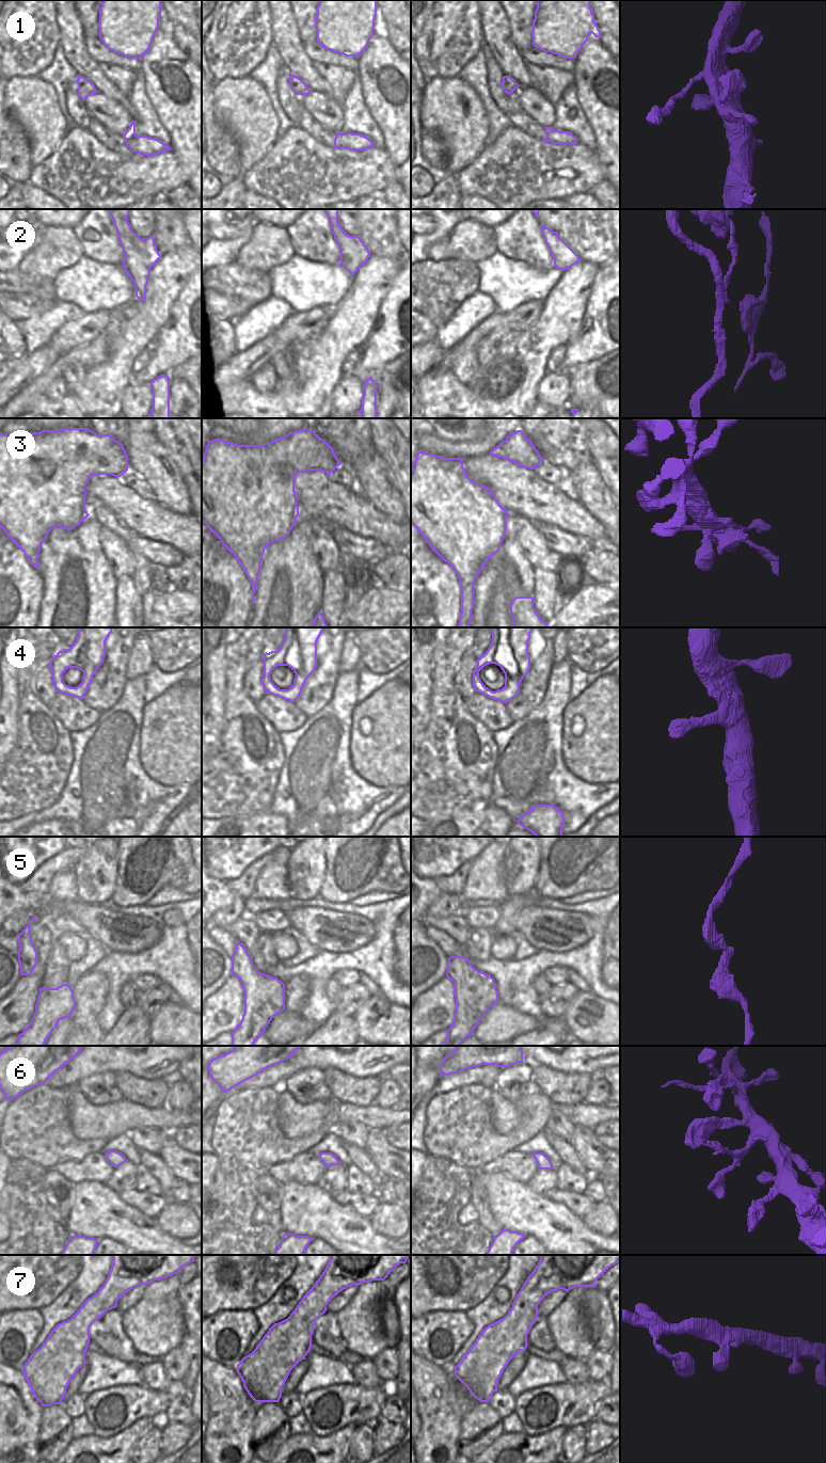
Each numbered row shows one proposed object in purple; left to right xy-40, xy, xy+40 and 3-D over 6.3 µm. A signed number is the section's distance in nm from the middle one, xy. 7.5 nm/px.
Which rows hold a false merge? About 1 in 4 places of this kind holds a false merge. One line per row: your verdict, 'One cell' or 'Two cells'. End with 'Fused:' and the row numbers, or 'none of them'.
1: One cell
2: Two cells
3: One cell
4: One cell
5: One cell
6: One cell
7: One cell
Fused: 2.

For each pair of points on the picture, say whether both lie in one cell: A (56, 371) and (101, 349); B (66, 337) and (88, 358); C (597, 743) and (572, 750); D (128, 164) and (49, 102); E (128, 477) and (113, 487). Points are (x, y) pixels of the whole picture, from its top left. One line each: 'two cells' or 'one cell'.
A: one cell
B: two cells
C: one cell
D: two cells
E: two cells

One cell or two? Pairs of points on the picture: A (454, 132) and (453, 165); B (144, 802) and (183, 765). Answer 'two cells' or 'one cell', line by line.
A: one cell
B: two cells

